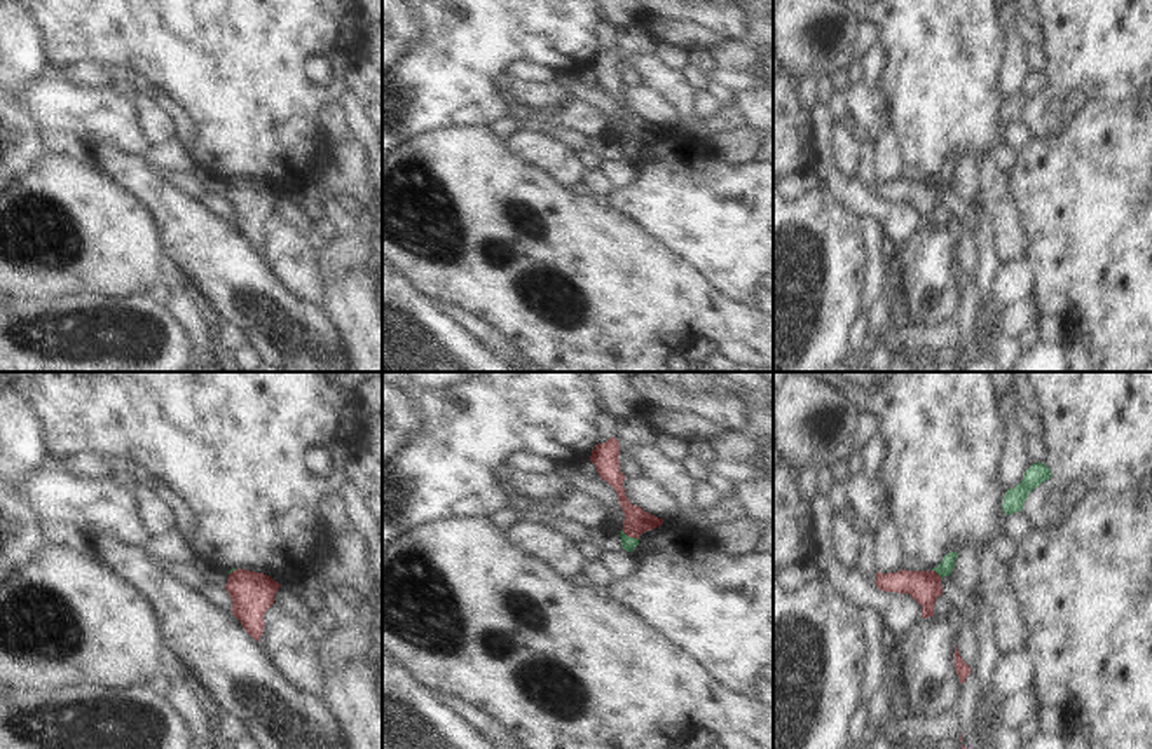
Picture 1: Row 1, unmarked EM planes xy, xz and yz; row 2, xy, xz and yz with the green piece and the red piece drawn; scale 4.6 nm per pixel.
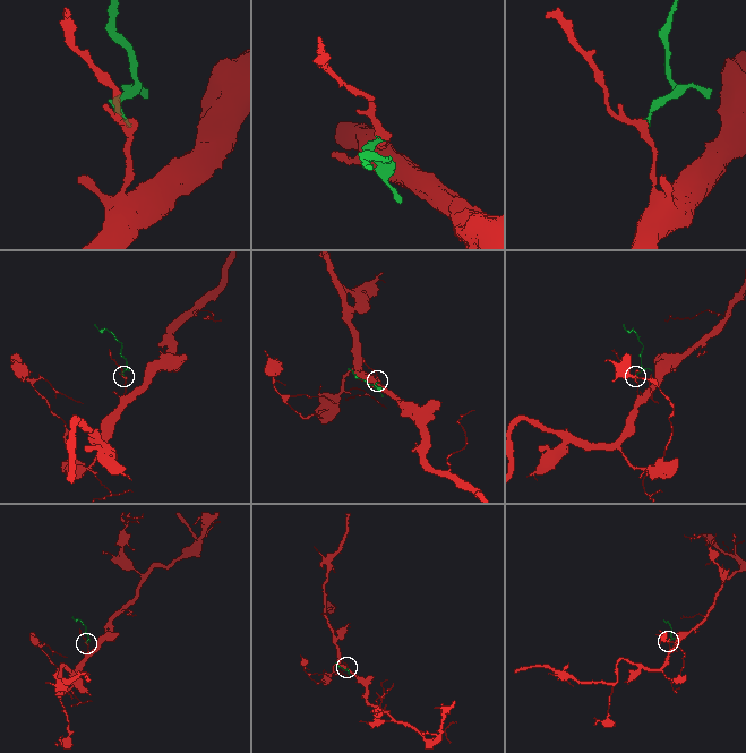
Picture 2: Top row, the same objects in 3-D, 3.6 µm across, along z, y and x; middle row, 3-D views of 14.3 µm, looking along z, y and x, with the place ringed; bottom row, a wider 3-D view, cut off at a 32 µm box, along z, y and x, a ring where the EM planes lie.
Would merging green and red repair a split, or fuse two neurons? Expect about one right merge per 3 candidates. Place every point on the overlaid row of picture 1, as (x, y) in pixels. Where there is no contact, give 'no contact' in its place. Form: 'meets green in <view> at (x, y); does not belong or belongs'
meets green in xz at (629, 536); belongs

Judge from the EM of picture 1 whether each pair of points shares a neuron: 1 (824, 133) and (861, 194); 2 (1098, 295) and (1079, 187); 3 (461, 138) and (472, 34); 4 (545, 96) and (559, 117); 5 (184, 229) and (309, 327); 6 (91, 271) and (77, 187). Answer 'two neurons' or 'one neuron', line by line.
1: one neuron
2: one neuron
3: two neurons
4: two neurons
5: one neuron
6: one neuron

